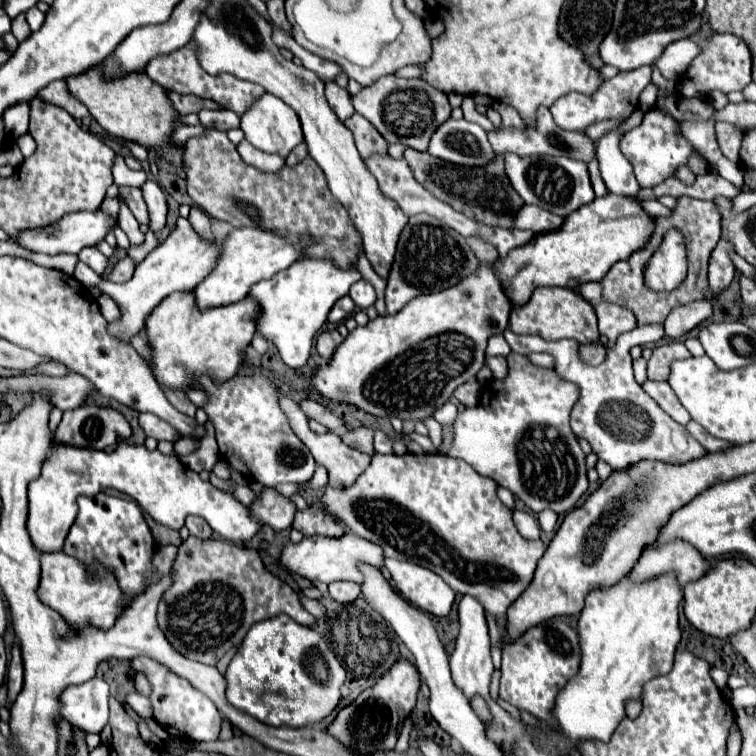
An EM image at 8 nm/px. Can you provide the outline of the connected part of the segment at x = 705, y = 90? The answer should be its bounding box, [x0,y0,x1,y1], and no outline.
[681,34,751,100]

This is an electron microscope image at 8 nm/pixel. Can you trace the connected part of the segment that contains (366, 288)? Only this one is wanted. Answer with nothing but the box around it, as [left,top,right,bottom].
[349,280,375,310]

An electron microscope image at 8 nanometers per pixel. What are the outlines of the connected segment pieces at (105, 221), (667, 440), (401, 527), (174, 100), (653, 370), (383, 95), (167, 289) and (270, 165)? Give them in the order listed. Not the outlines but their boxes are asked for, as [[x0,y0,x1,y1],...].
[[17,210,117,254],[503,324,707,470],[323,454,545,618],[167,92,219,116],[647,342,689,380],[353,76,451,150],[74,218,221,342],[237,140,285,172]]

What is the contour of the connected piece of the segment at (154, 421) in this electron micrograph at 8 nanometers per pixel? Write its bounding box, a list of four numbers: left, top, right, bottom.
[139,414,179,442]

